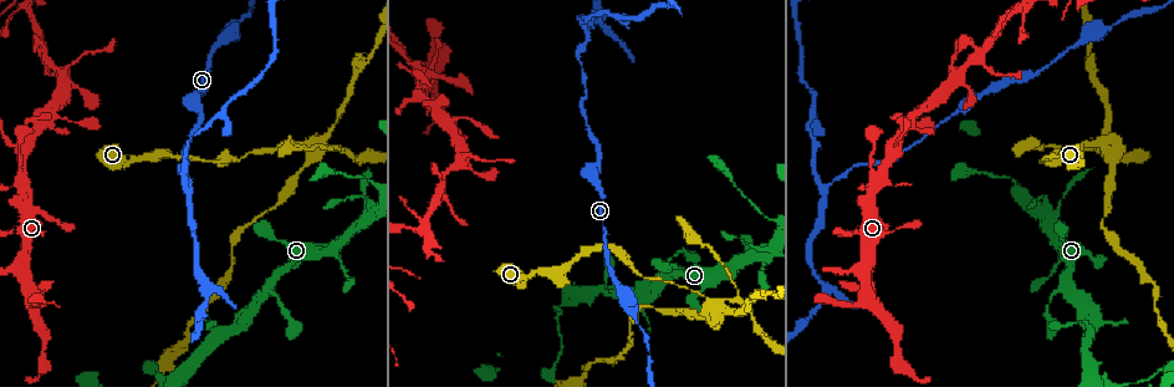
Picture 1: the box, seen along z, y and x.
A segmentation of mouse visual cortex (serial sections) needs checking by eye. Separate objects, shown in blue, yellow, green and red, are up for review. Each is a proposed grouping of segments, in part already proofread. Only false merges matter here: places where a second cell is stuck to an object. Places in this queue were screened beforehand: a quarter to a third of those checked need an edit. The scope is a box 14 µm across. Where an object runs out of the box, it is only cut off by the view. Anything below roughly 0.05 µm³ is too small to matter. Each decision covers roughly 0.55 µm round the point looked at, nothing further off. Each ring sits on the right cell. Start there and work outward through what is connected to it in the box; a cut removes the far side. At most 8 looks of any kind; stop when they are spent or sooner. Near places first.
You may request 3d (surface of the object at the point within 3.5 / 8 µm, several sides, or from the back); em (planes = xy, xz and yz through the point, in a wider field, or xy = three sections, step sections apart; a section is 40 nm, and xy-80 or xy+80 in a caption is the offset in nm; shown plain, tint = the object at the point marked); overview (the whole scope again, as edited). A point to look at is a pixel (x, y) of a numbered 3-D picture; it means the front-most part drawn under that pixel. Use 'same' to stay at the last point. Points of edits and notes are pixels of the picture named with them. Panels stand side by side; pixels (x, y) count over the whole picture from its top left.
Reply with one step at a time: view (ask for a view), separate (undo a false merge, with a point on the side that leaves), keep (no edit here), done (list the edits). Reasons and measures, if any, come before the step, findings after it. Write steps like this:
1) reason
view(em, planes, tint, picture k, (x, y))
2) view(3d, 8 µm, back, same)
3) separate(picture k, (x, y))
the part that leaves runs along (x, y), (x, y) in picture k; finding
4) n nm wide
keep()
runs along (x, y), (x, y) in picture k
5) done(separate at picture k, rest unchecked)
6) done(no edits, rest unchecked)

a fork
view(3d, 3.5 µm, picture 1, (189, 187))

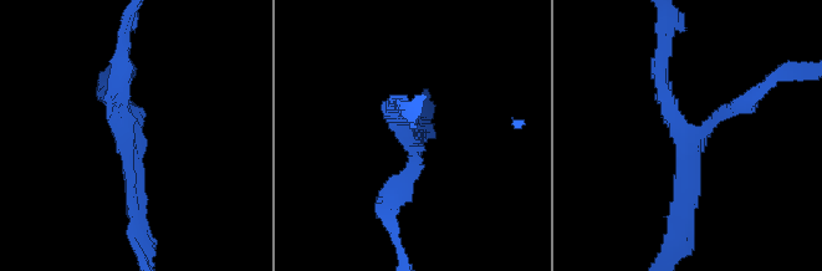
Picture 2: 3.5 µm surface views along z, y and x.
3 arms; arms of 200, 200, 200 nm; need the tissue
view(em, xy, step 2, tint, picture 2, (411, 144))

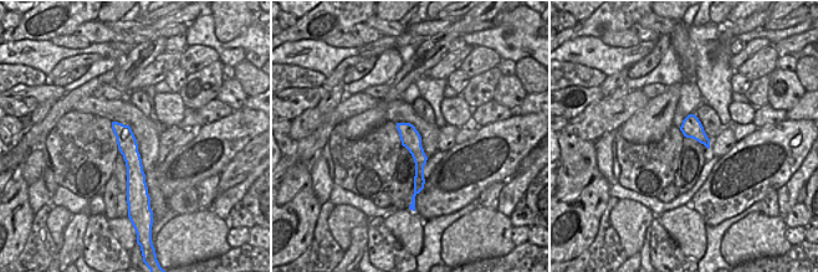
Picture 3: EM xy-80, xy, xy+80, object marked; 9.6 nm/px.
keep()
runs along (757, 90), (684, 136), (658, 73) in picture 2; all the same cell

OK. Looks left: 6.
branch point
view(3d, 3.5 µm, picture 1, (221, 115))

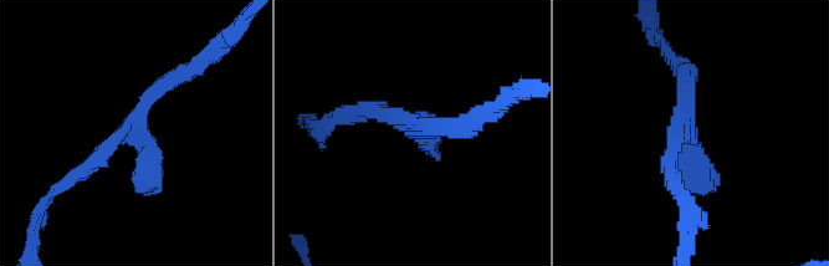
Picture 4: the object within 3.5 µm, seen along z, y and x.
need the tissue
view(em, planes, tint, picture 4, (407, 124))

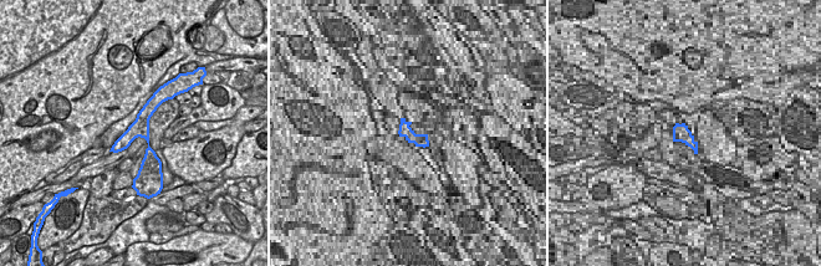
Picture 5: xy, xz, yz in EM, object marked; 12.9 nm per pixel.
keep()
runs along (151, 103), (142, 173) in picture 5; one cell here

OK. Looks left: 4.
abrupt turn
view(3d, 8 µm, picture 1, (1027, 4))

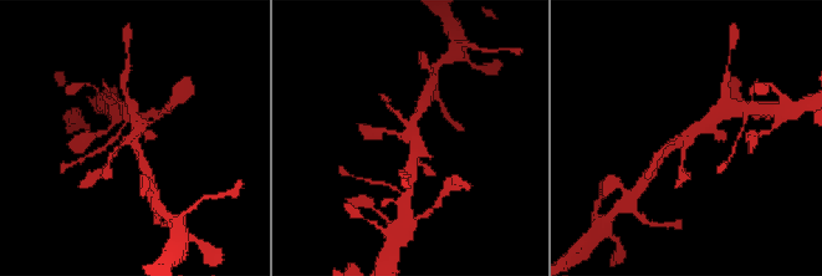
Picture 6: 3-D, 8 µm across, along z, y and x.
closer look
view(3d, 3.5 µm, picture 6, (127, 138))

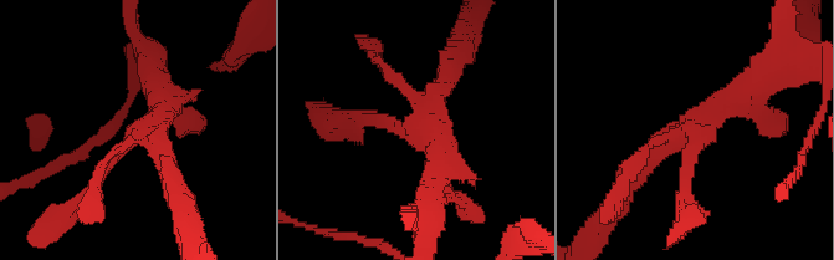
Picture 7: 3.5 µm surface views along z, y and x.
view(em, xy, step 2, tint, picture 7, (412, 135))

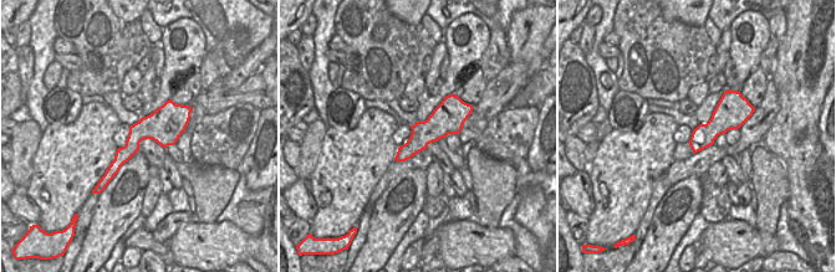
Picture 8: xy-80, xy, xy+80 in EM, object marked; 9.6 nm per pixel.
keep()
runs along (446, 80), (419, 133), (358, 115) in picture 7; all the same cell

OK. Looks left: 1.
done(no edits, rest unchecked)

